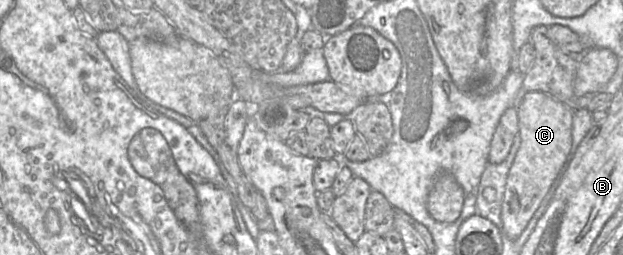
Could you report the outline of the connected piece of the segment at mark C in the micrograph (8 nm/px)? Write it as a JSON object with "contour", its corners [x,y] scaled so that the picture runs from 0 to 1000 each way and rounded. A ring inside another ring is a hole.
{"contour":[[[836,349],[830,365],[825,416],[830,420],[836,565],[814,690],[804,820],[804,902],[817,937],[830,937],[844,898],[852,855],[868,808],[875,765],[880,757],[892,694],[907,678],[920,620],[920,612],[915,612],[915,588],[918,576],[921,427],[917,427],[910,408],[883,369],[868,357],[846,361],[841,349]]]}

